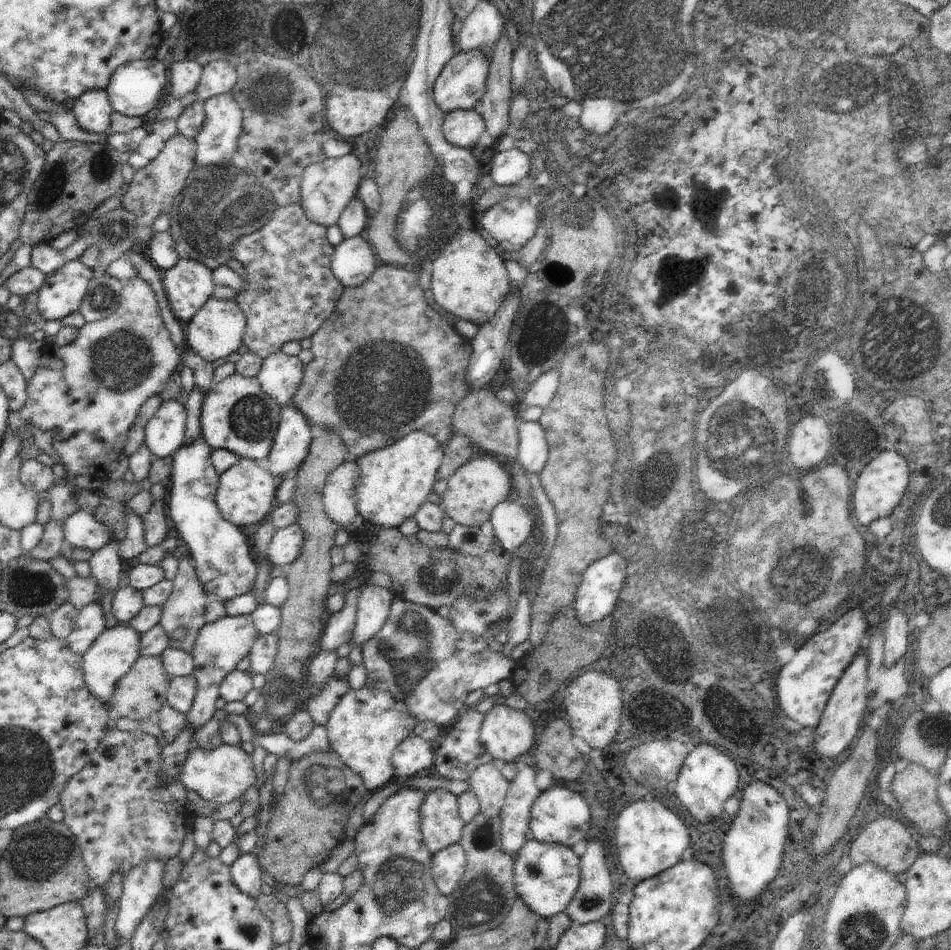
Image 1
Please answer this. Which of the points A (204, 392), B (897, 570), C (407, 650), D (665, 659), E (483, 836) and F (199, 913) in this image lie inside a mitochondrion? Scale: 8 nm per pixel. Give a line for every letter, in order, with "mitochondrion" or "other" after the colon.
A: other
B: other
C: mitochondrion
D: mitochondrion
E: mitochondrion
F: other

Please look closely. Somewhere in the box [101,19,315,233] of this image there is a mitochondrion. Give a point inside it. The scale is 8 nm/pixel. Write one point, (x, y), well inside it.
(254, 167)

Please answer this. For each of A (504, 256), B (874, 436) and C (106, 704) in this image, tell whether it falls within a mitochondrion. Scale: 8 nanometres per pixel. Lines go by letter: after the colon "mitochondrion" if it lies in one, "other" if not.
A: other
B: other
C: other

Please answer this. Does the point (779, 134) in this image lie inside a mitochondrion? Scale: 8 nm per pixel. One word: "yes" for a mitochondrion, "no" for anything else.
no

